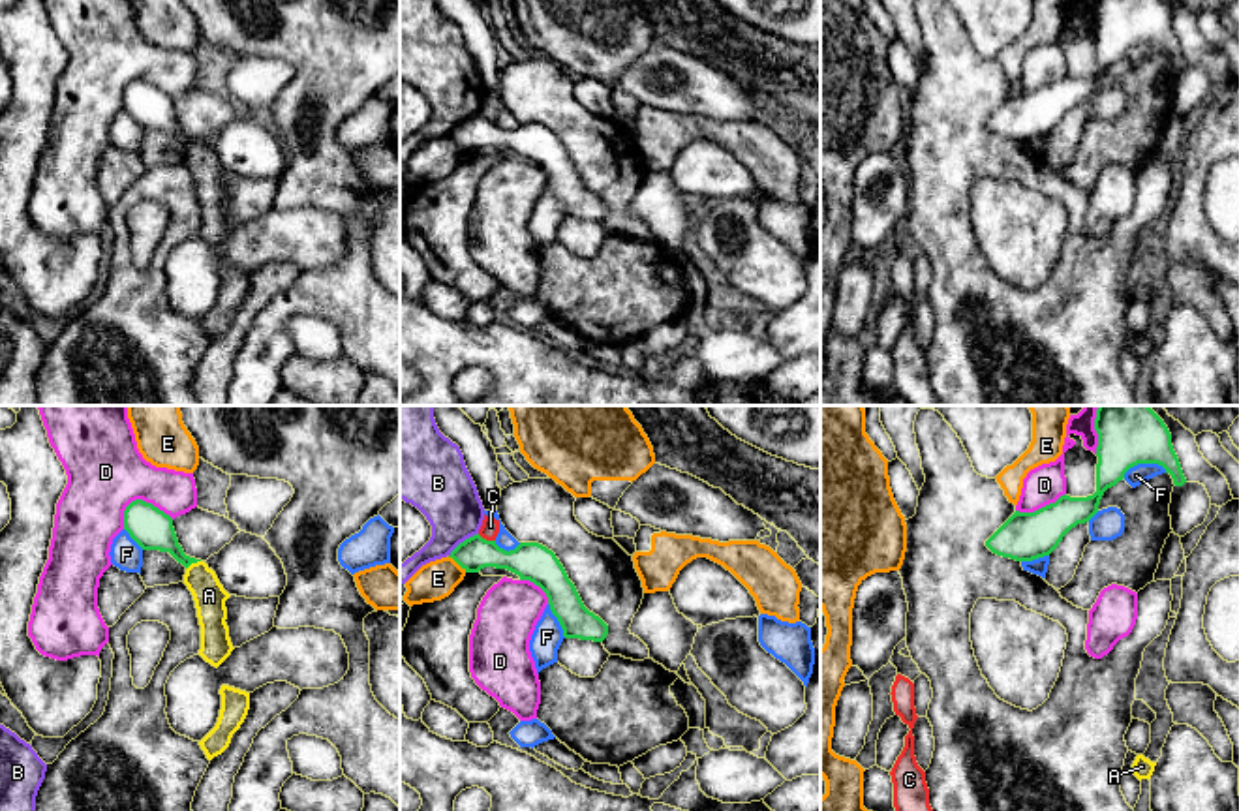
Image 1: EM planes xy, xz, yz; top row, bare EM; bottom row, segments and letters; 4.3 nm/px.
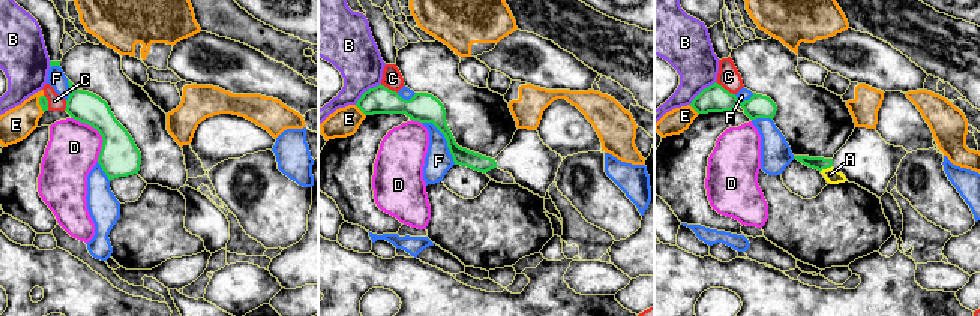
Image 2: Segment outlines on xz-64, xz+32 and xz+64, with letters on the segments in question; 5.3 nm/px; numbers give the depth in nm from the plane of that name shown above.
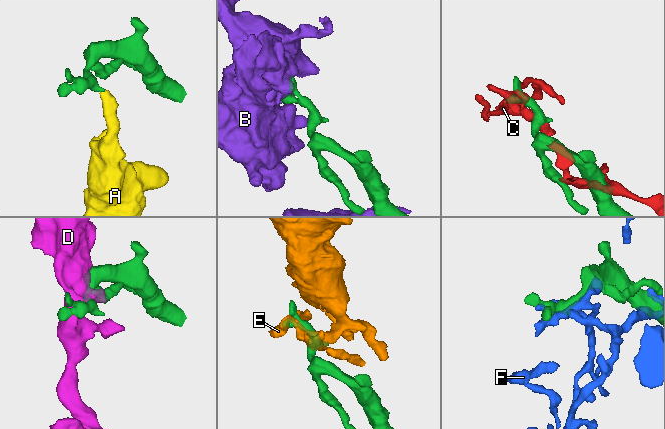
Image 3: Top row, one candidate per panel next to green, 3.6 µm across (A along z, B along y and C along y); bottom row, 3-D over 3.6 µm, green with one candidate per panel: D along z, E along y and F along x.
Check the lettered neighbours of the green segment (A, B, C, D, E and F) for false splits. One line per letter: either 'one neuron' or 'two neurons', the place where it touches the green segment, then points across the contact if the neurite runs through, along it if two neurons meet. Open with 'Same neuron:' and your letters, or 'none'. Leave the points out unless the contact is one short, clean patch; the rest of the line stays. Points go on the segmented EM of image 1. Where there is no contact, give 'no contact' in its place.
Same neuron: none
A: two neurons; contact xy (192, 562); border xy (199, 560), (186, 569)
B: two neurons; contact xz (464, 541)
C: two neurons; contact xz (485, 539)
D: two neurons; contact xy (139, 500)
E: two neurons; contact xz (457, 562); border xz (447, 556), (466, 571)
F: two neurons; contact yz (1144, 462)

